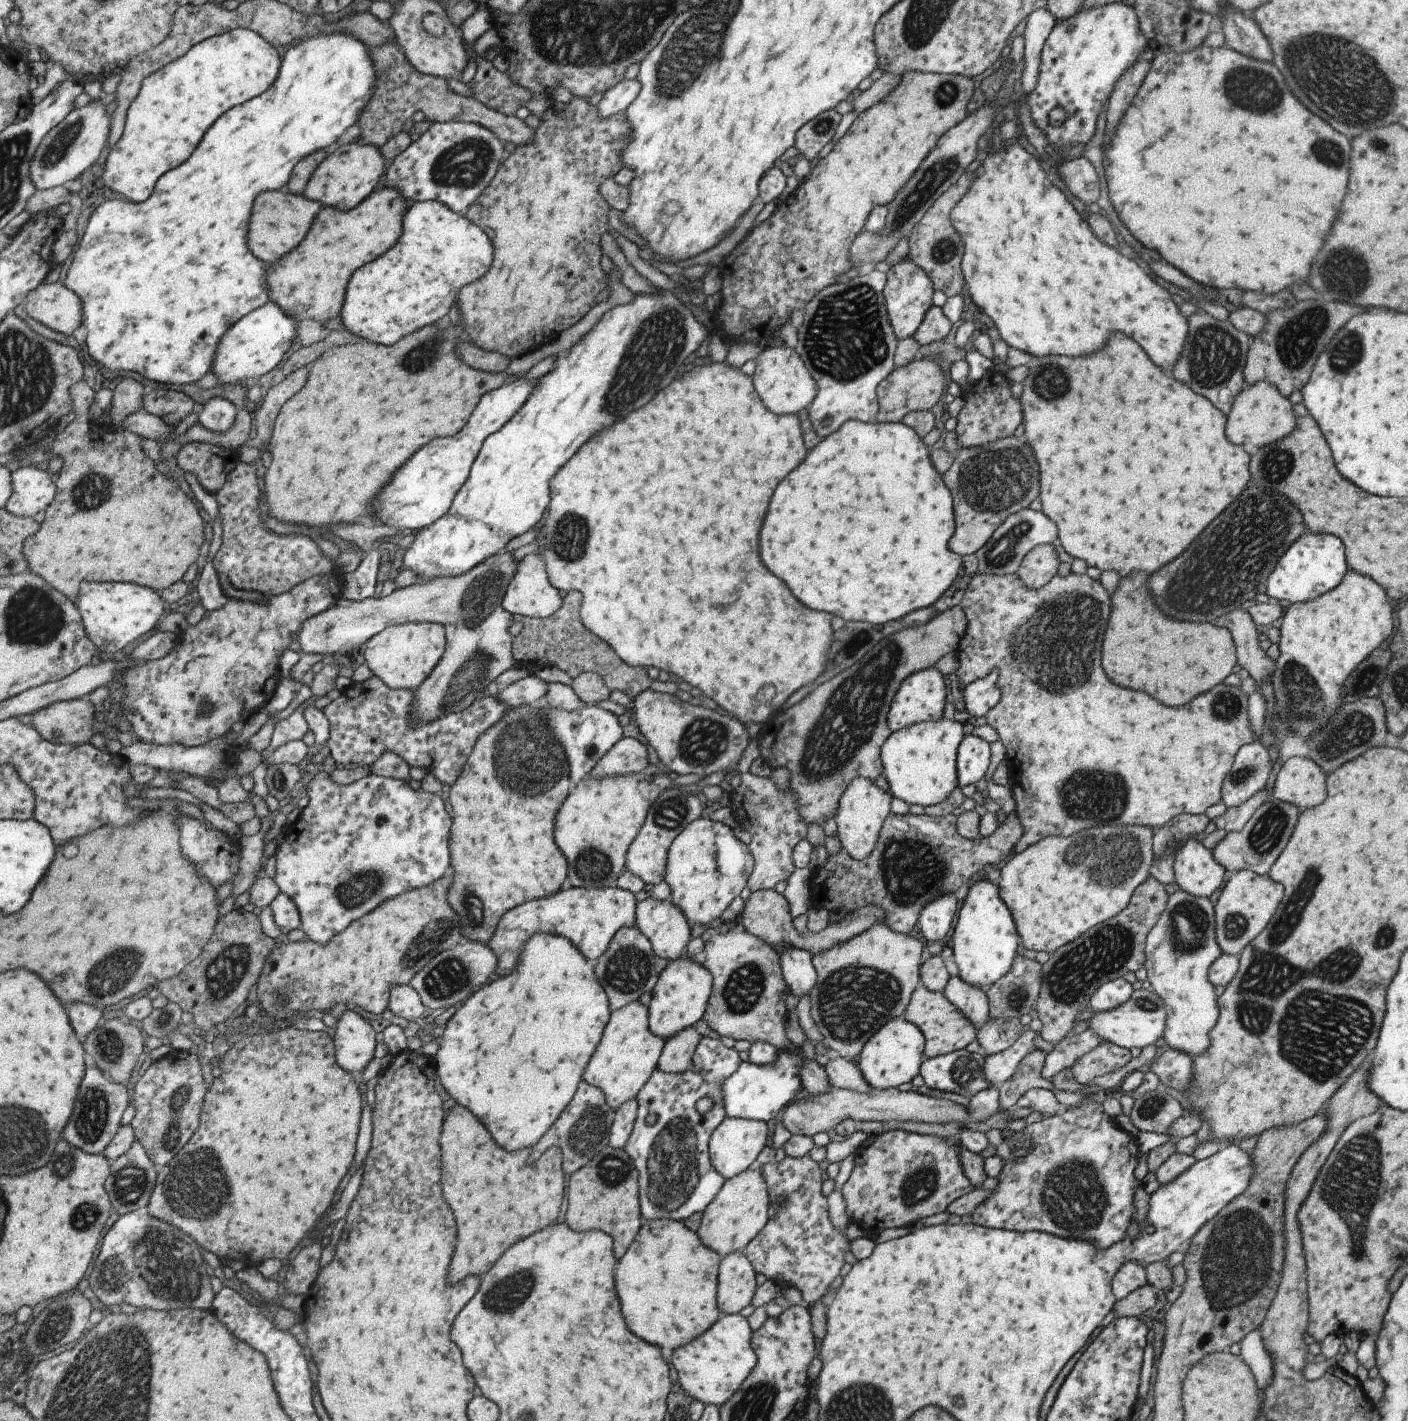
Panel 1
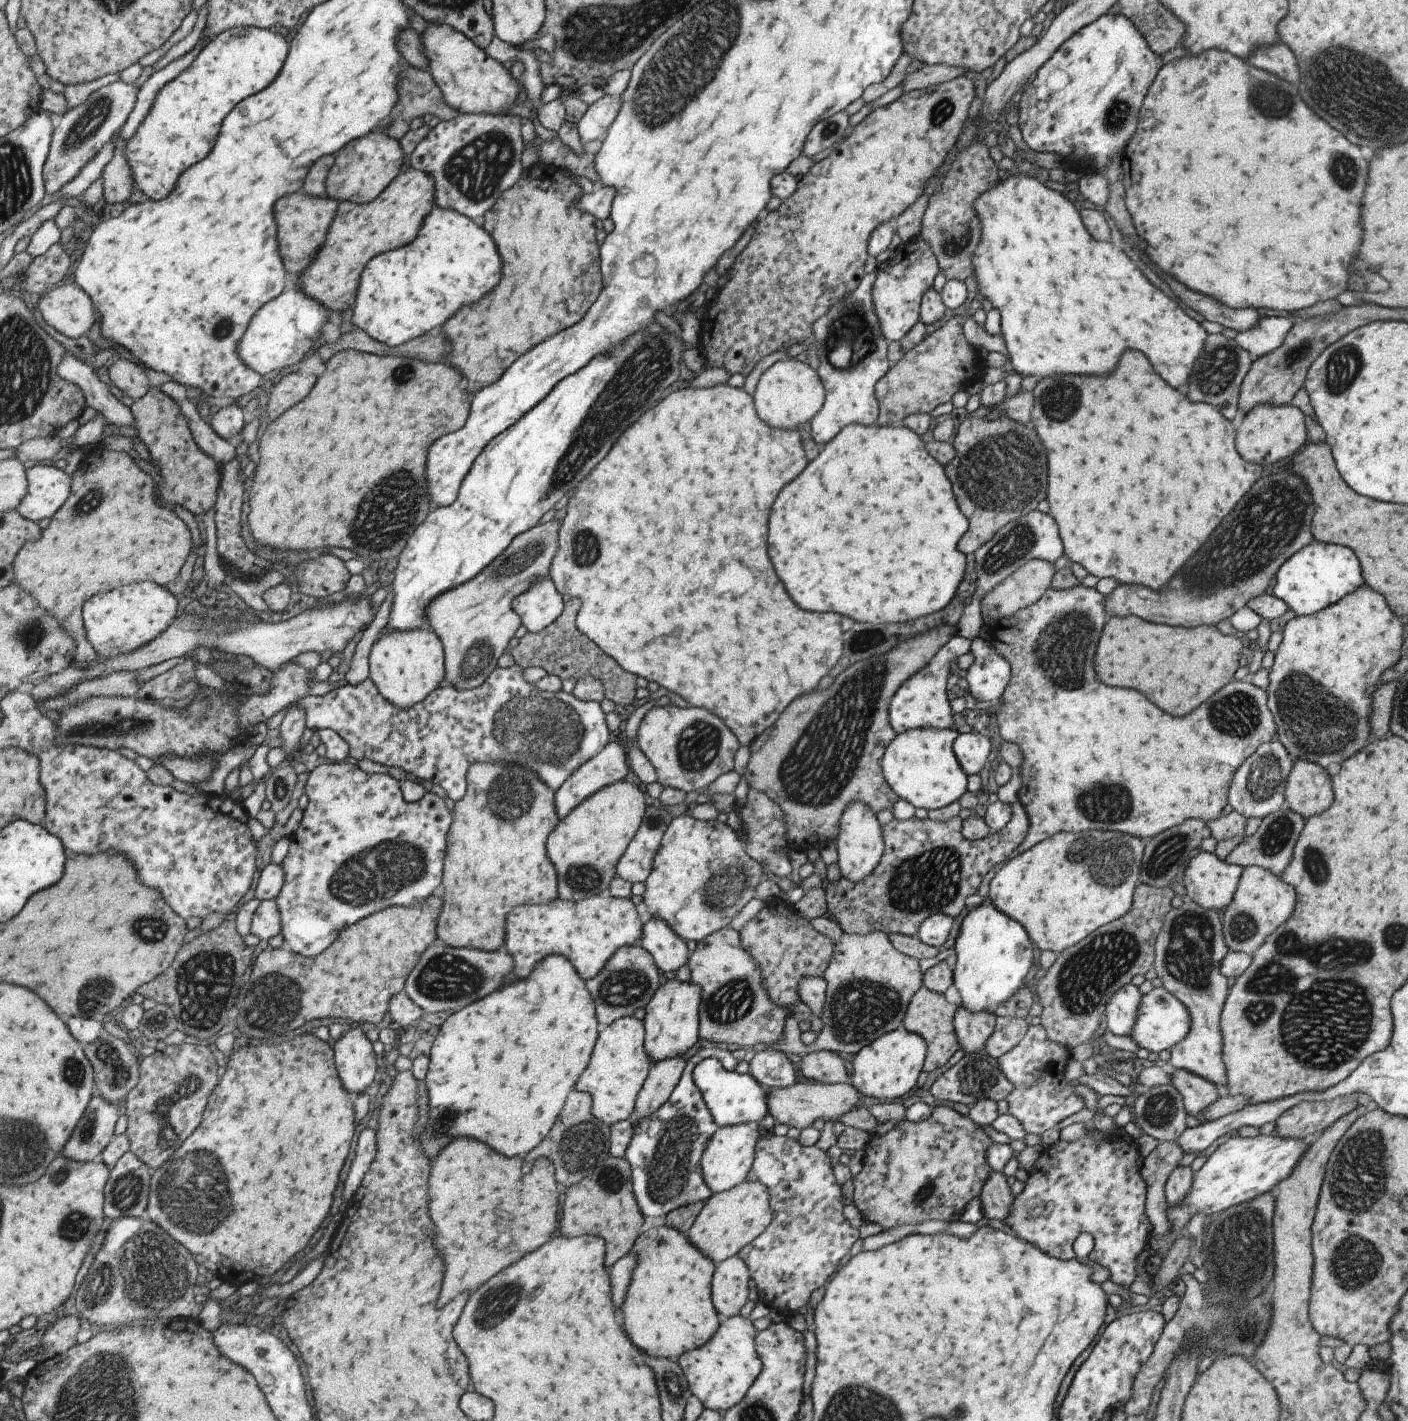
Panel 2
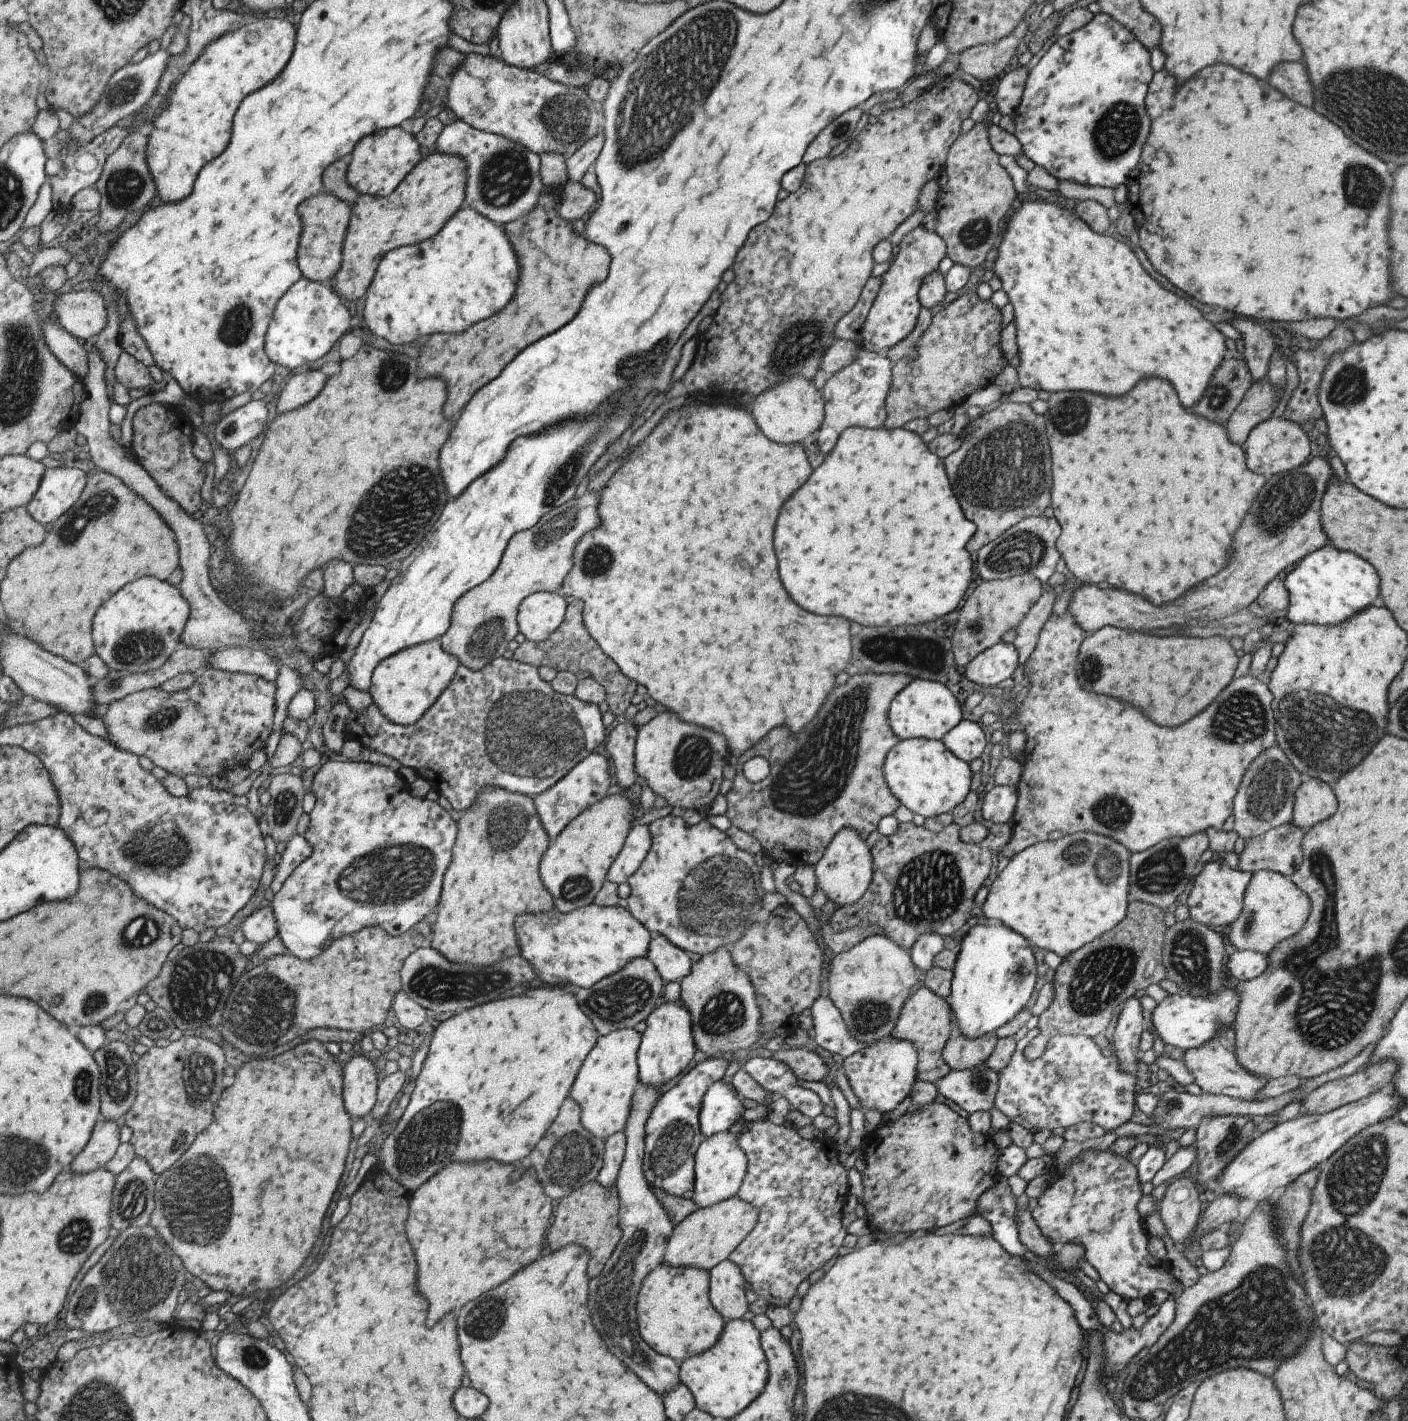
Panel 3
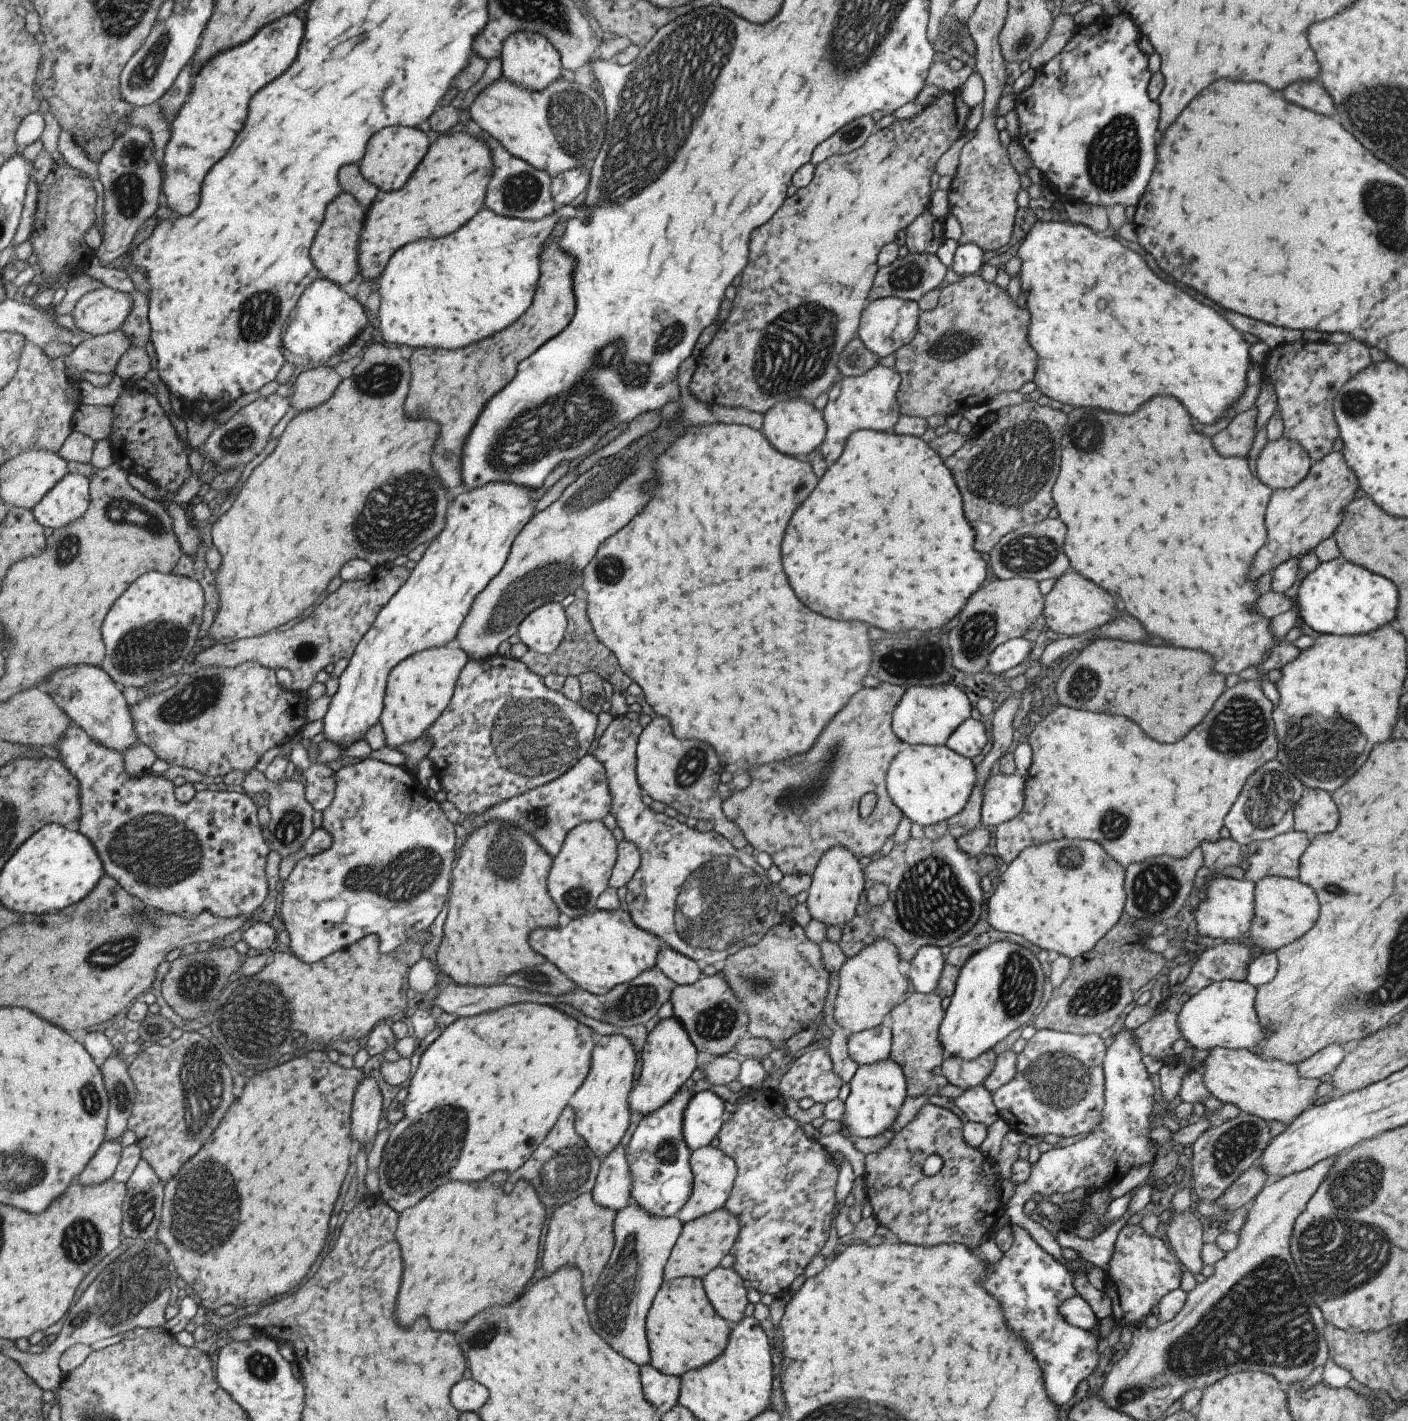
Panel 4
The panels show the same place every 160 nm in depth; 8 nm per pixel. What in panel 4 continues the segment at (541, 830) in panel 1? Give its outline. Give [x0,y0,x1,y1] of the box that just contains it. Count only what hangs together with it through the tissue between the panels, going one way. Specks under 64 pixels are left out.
[436,822,559,984]

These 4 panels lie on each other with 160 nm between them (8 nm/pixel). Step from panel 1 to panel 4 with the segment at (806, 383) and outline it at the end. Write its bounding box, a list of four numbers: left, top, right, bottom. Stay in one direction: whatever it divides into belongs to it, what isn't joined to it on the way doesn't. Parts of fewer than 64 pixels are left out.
[760,398,827,458]

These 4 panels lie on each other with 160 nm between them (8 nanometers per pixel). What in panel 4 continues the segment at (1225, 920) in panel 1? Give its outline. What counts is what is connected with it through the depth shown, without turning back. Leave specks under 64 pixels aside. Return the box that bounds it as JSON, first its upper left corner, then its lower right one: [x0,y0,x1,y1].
[1249,877,1319,951]

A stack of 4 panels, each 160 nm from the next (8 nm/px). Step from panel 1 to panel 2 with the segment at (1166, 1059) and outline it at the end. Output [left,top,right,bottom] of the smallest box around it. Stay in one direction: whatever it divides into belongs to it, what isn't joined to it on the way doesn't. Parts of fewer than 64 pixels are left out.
[1168,1068,1220,1120]

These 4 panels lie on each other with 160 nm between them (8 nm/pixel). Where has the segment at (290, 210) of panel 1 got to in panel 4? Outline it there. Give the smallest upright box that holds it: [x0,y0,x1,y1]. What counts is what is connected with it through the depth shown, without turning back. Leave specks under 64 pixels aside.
[311,192,366,287]

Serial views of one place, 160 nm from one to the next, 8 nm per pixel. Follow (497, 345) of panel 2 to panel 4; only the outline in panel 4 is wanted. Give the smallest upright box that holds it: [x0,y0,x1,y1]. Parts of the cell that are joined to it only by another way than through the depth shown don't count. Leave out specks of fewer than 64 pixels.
[407,239,573,488]

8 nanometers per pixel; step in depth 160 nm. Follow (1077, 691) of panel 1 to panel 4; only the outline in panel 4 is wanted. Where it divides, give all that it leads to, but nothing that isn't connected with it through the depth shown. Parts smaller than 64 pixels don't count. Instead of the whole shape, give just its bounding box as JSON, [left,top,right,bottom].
[995,680,1278,868]

